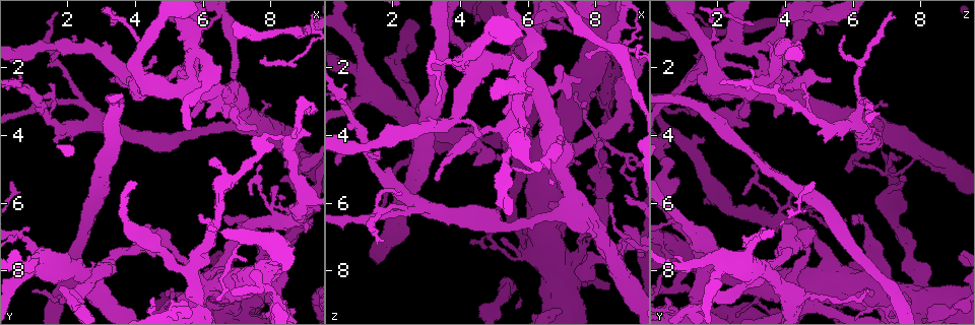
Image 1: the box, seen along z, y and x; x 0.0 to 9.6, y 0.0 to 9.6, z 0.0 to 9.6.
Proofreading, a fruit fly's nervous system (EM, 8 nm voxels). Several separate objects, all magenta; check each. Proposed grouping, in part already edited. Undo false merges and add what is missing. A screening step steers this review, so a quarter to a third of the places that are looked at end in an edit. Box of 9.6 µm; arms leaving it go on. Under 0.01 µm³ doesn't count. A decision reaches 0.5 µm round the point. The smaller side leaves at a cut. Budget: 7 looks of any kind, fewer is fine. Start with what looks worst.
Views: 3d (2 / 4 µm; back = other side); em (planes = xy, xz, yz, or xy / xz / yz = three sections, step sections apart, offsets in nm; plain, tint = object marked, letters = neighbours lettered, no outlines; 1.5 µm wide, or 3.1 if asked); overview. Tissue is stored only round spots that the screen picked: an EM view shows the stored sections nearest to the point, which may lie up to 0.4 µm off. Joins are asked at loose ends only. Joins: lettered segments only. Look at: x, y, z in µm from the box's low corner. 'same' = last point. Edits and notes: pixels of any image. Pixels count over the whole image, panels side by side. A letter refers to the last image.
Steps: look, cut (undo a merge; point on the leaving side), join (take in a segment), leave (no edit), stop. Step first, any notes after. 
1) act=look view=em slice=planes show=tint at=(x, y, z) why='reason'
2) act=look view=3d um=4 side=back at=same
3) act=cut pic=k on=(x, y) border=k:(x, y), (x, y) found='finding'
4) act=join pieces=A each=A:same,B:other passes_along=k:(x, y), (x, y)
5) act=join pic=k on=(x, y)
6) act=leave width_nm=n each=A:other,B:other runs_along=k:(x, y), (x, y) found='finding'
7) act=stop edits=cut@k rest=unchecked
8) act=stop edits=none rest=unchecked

act=look view=em slice=yz step=4 show=tint at=(5.75, 8.90, 7.65) why='closes a loop'

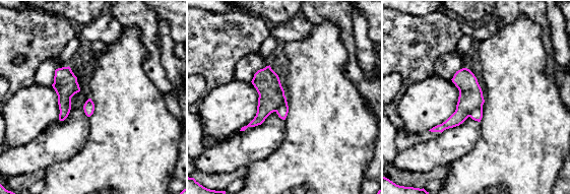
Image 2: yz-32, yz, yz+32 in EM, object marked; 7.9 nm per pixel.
act=look view=em slice=planes show=letters at=same

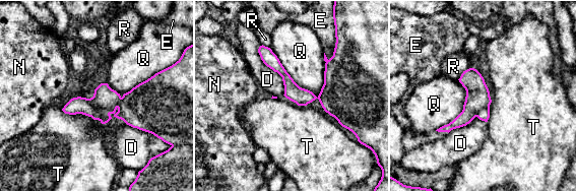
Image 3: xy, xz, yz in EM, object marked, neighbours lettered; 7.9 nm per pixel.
act=cut pic=3 on=(106, 99) each=D:other,E:other,N:other,Q:other,R:other,T:other part_leaving=3:(262, 48), (288, 81), (312, 98) found='two neurons meet here'

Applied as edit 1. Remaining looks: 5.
act=look view=overview why='see it whole again'

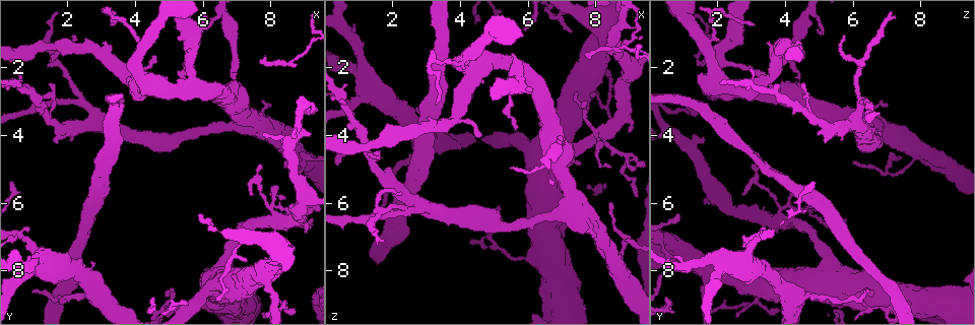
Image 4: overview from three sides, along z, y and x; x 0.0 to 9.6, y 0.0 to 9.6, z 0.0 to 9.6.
act=look view=em slice=planes show=letters at=(8.10, 6.30, 3.85) why='four or more arms meet'

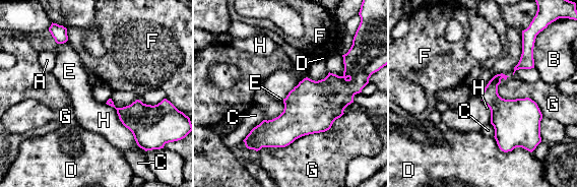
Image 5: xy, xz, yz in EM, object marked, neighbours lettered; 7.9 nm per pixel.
act=leave each=A:other,B:other,C:other,D:other,E:other,F:other,G:other,H:other border=5:(343, 113), (324, 131), (257, 150) found='one neuron here'

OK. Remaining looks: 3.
act=look view=3d um=2 at=(7.90, 1.60, 1.65) why='free end'

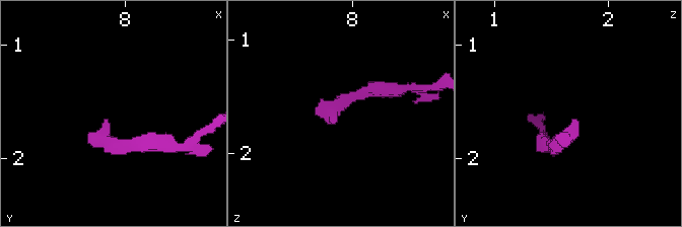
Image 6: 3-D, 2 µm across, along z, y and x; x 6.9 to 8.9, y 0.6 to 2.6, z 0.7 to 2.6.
act=look view=em slice=planes show=tint at=(7.86, 1.66, 1.70) why='need the tissue'

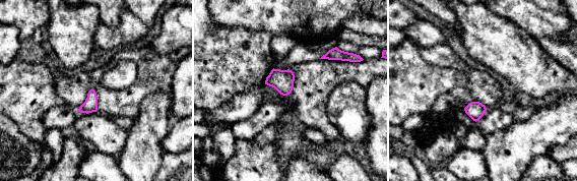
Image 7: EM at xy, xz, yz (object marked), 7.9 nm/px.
act=look view=em slice=planes show=letters at=same why='see the neighbours'

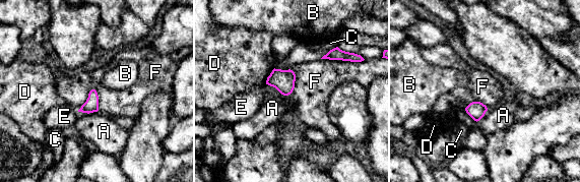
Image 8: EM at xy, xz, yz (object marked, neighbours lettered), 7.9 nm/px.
act=leave each=A:other,B:other,C:other,D:other,E:other,F:other border=8:(274, 67), (294, 72), (290, 95) found='none of them fits'

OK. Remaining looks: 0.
act=stop edits=cut@3 rest=unchecked

